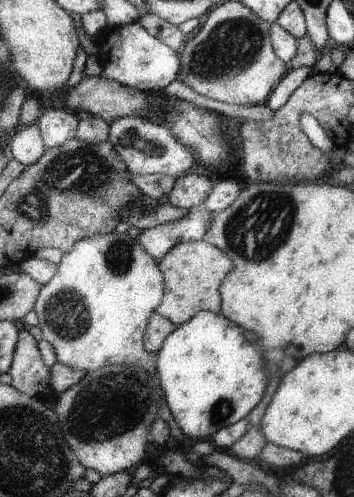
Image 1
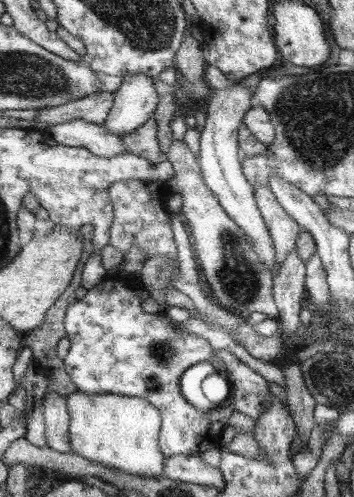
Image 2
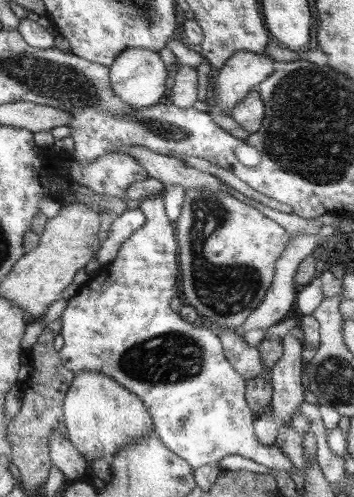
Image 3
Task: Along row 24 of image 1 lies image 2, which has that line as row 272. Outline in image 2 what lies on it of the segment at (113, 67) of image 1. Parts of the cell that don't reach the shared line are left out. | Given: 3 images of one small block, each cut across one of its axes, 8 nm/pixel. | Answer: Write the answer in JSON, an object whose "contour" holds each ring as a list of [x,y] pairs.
{"contour":[[[133,248],[133,250],[125,252],[125,254],[123,254],[123,262],[121,262],[121,268],[123,268],[125,276],[119,276],[119,278],[103,276],[103,280],[101,280],[95,288],[87,290],[87,294],[85,294],[81,300],[75,300],[75,302],[67,308],[65,320],[63,320],[63,328],[65,328],[65,338],[69,340],[69,352],[67,352],[67,356],[63,358],[63,368],[65,368],[65,374],[69,376],[71,384],[77,388],[77,392],[83,392],[83,394],[119,394],[119,396],[145,398],[147,402],[151,402],[151,404],[161,412],[159,448],[161,448],[163,456],[165,456],[165,458],[177,456],[177,454],[179,454],[179,456],[197,456],[197,454],[201,454],[201,452],[205,452],[205,450],[209,450],[209,448],[217,448],[217,446],[219,446],[219,434],[223,434],[223,426],[227,424],[227,420],[229,420],[229,416],[231,416],[233,412],[217,412],[215,418],[213,418],[213,416],[209,416],[209,412],[199,412],[195,406],[191,406],[191,404],[181,396],[181,390],[179,390],[179,378],[181,378],[181,374],[183,374],[189,366],[193,366],[193,364],[199,364],[199,362],[217,362],[217,358],[215,358],[215,352],[213,352],[213,348],[211,348],[211,344],[209,344],[207,338],[201,338],[201,336],[197,336],[197,334],[185,332],[179,324],[173,324],[173,322],[167,320],[165,316],[147,314],[147,312],[141,310],[141,304],[143,304],[143,302],[141,302],[141,298],[137,296],[137,292],[139,292],[137,282],[139,282],[139,272],[141,272],[141,266],[143,266],[145,260],[147,260],[147,258],[145,258],[143,250],[139,250],[139,248]]]}

